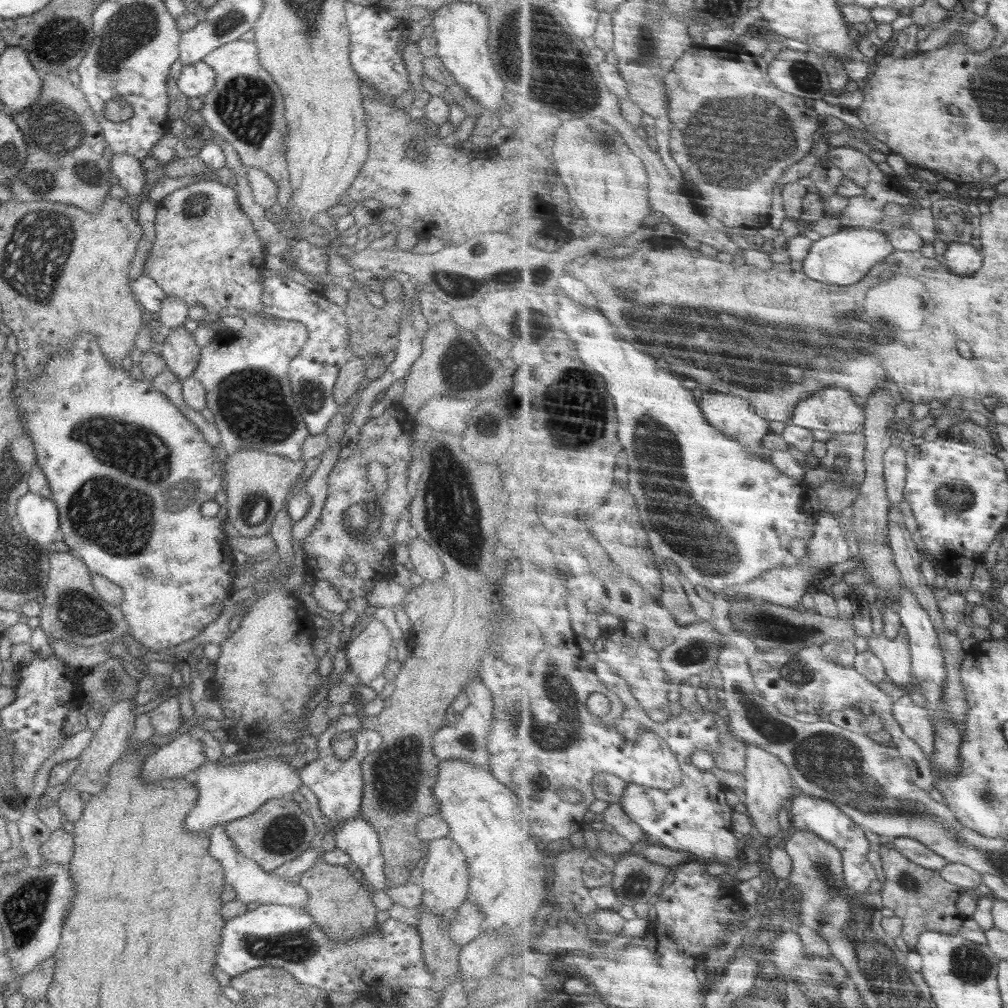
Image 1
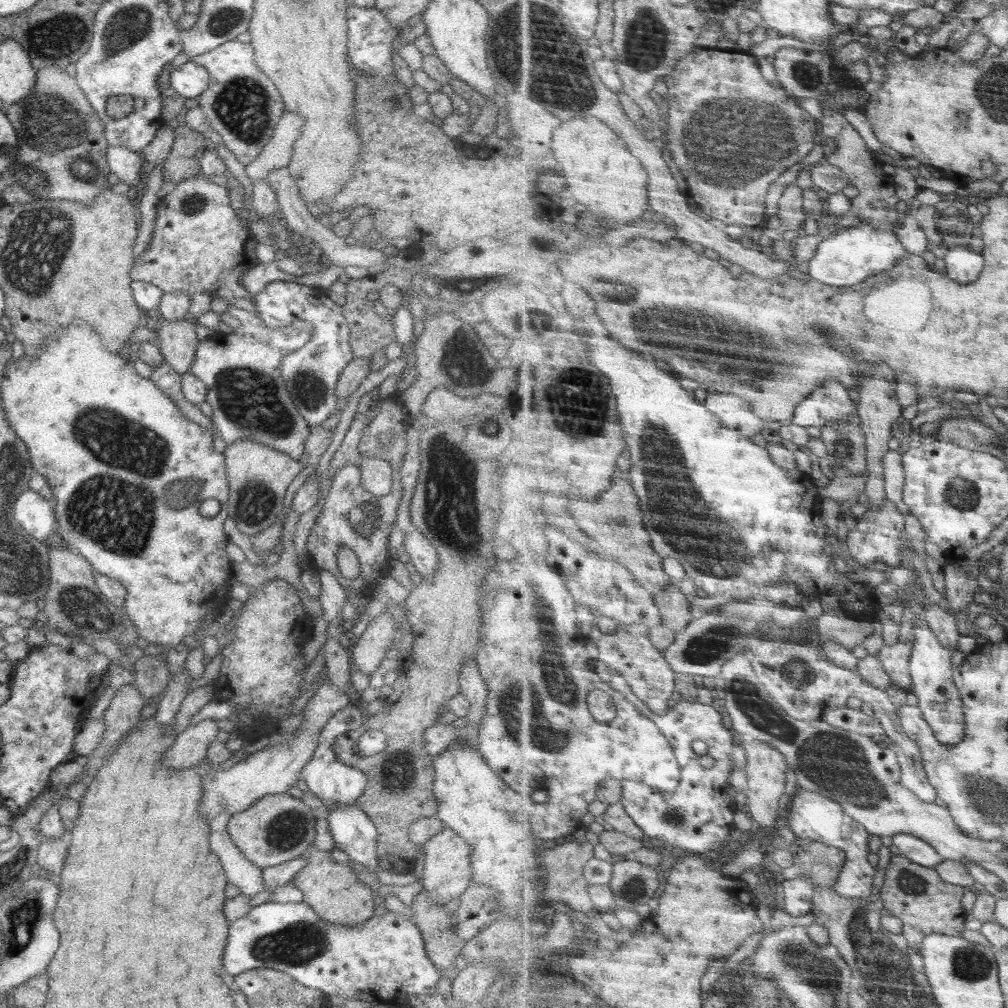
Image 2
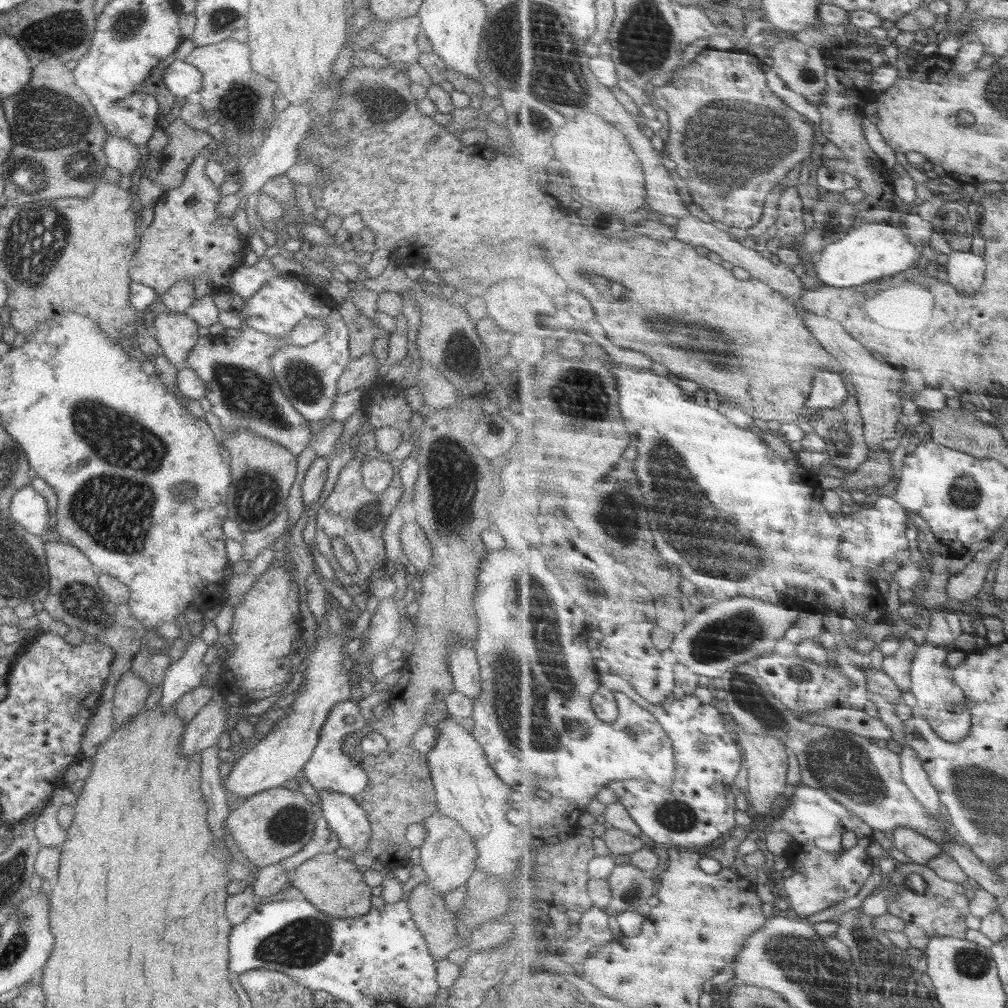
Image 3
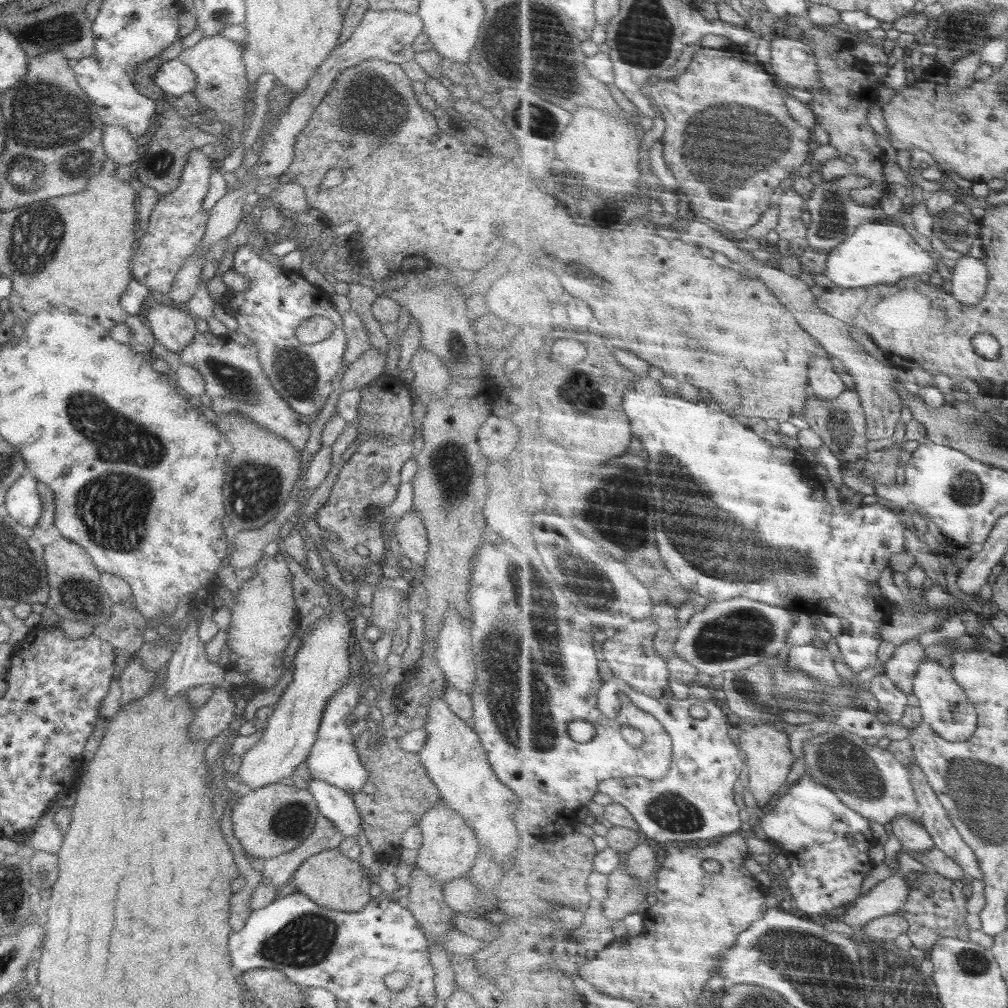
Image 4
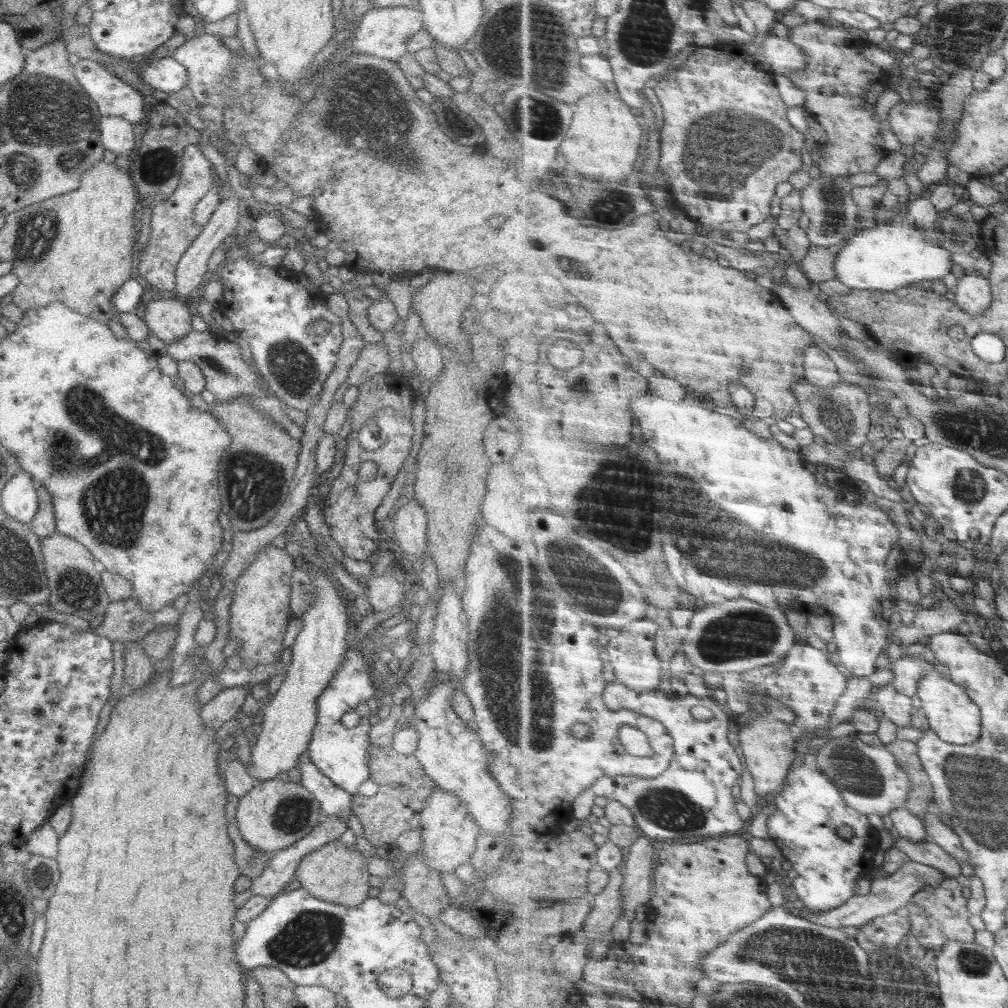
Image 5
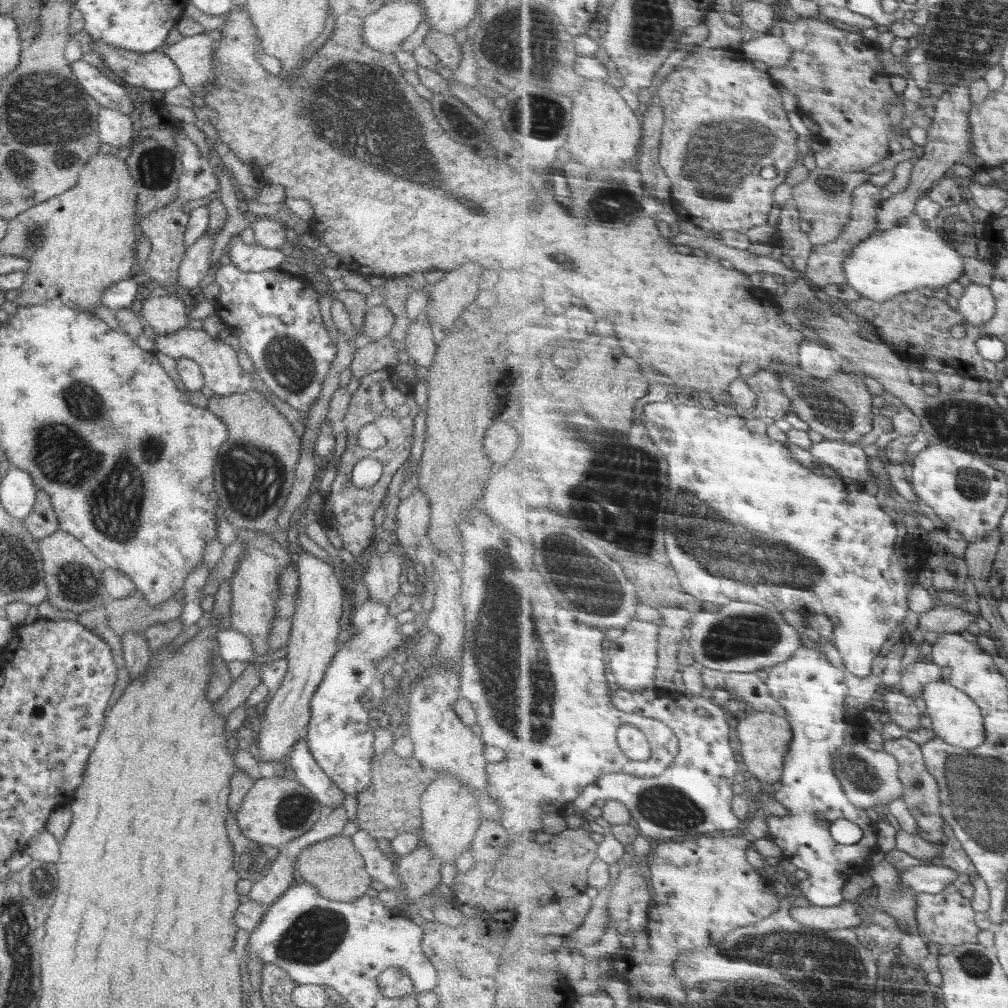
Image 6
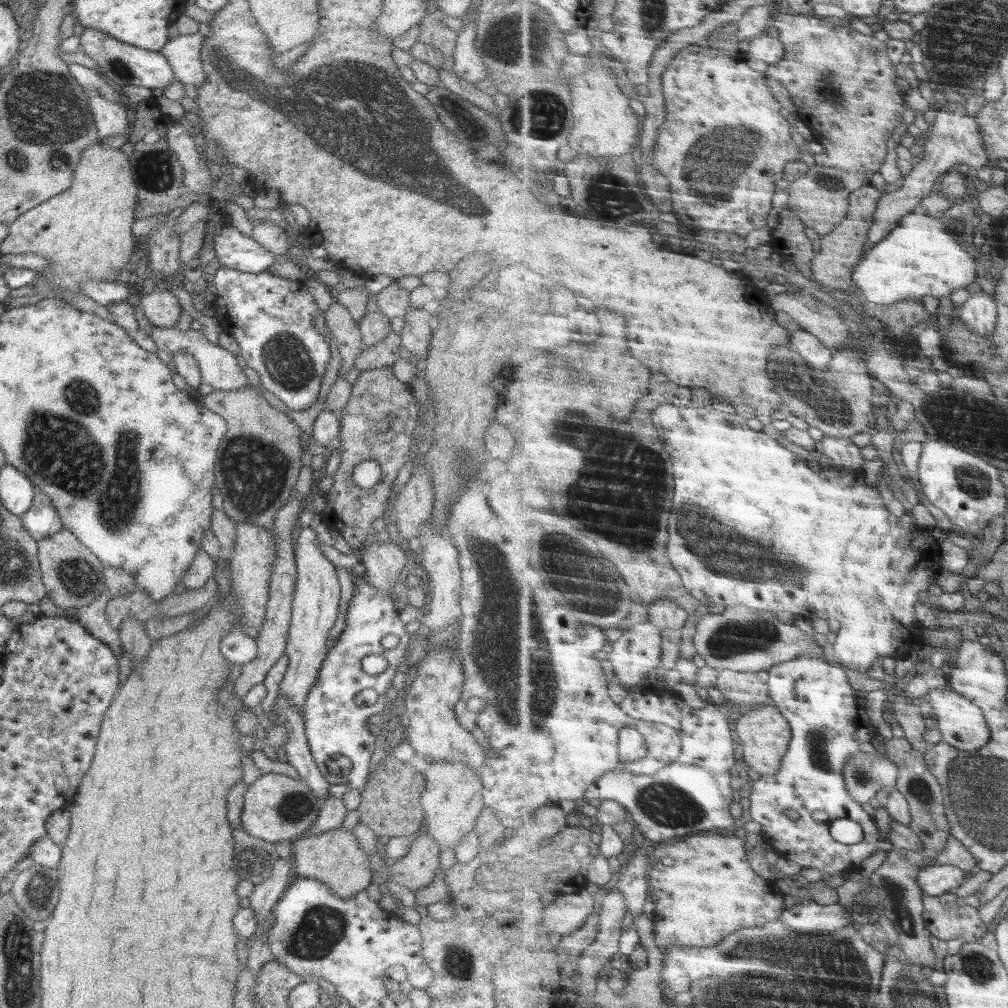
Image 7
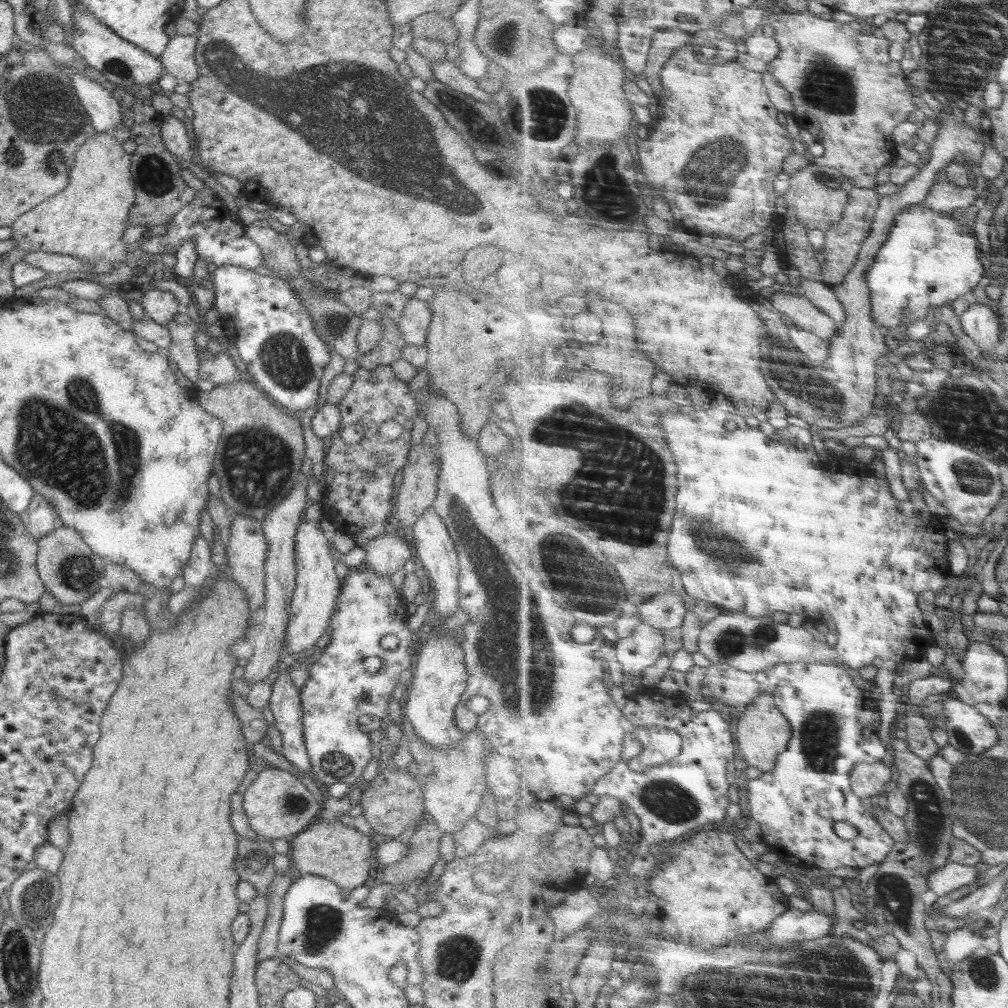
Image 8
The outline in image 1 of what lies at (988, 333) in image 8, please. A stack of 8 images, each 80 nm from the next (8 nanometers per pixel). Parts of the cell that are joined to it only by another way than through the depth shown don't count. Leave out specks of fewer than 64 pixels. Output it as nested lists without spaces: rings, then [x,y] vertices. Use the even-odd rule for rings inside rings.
[[[952,243],[944,254],[947,265],[959,276],[972,276],[984,266],[984,256],[970,243]]]

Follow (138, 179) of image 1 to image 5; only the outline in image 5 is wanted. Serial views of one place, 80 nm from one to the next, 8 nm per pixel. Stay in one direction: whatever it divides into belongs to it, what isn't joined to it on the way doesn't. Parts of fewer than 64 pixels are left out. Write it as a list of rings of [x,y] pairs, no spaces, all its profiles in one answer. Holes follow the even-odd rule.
[[[100,118],[100,134],[105,150],[113,152],[116,158],[132,156],[135,151],[136,129],[122,118]]]

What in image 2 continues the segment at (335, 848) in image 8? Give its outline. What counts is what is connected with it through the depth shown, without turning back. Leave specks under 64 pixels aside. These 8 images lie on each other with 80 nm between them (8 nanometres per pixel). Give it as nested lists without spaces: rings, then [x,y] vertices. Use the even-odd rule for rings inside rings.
[[[311,845],[306,850],[307,863],[298,874],[294,875],[291,885],[296,886],[303,894],[303,901],[309,904],[314,912],[326,922],[332,924],[354,926],[372,918],[375,909],[375,902],[373,900],[374,893],[371,888],[358,880],[356,877],[356,870],[353,864],[336,862],[330,852],[320,850]]]

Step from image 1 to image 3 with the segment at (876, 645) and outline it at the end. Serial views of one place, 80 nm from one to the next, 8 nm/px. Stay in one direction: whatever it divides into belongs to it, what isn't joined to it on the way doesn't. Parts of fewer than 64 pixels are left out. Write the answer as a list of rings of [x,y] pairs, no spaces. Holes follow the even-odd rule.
[[[910,636],[902,642],[902,647],[893,655],[886,656],[883,662],[883,670],[894,680],[903,691],[913,689],[912,665],[916,661],[918,653],[918,638]]]

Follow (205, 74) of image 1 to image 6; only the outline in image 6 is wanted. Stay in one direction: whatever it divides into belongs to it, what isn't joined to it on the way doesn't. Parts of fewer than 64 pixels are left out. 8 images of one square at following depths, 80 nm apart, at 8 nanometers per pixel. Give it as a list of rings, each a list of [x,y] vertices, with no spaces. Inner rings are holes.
[[[91,38],[91,50],[98,52],[110,72],[128,85],[162,92],[182,85],[178,67],[160,49],[149,53],[135,53]]]

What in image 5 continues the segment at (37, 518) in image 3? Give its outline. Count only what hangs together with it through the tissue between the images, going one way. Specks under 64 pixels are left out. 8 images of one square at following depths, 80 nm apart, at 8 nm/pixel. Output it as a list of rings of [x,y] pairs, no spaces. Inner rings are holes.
[[[18,471],[1,490],[1,505],[12,518],[28,525],[38,510],[36,484],[26,471]]]

